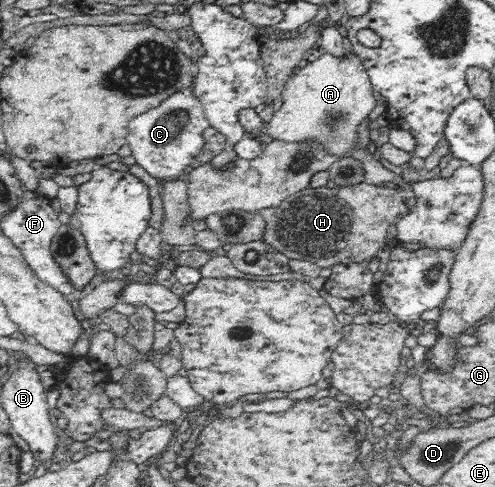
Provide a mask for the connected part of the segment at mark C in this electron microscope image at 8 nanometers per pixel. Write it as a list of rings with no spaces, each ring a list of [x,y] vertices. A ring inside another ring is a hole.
[[[185,91],[175,93],[154,109],[131,118],[126,138],[132,157],[150,176],[164,181],[176,180],[197,165],[194,157],[204,147],[202,133],[208,127],[210,122],[201,101],[192,92]]]

